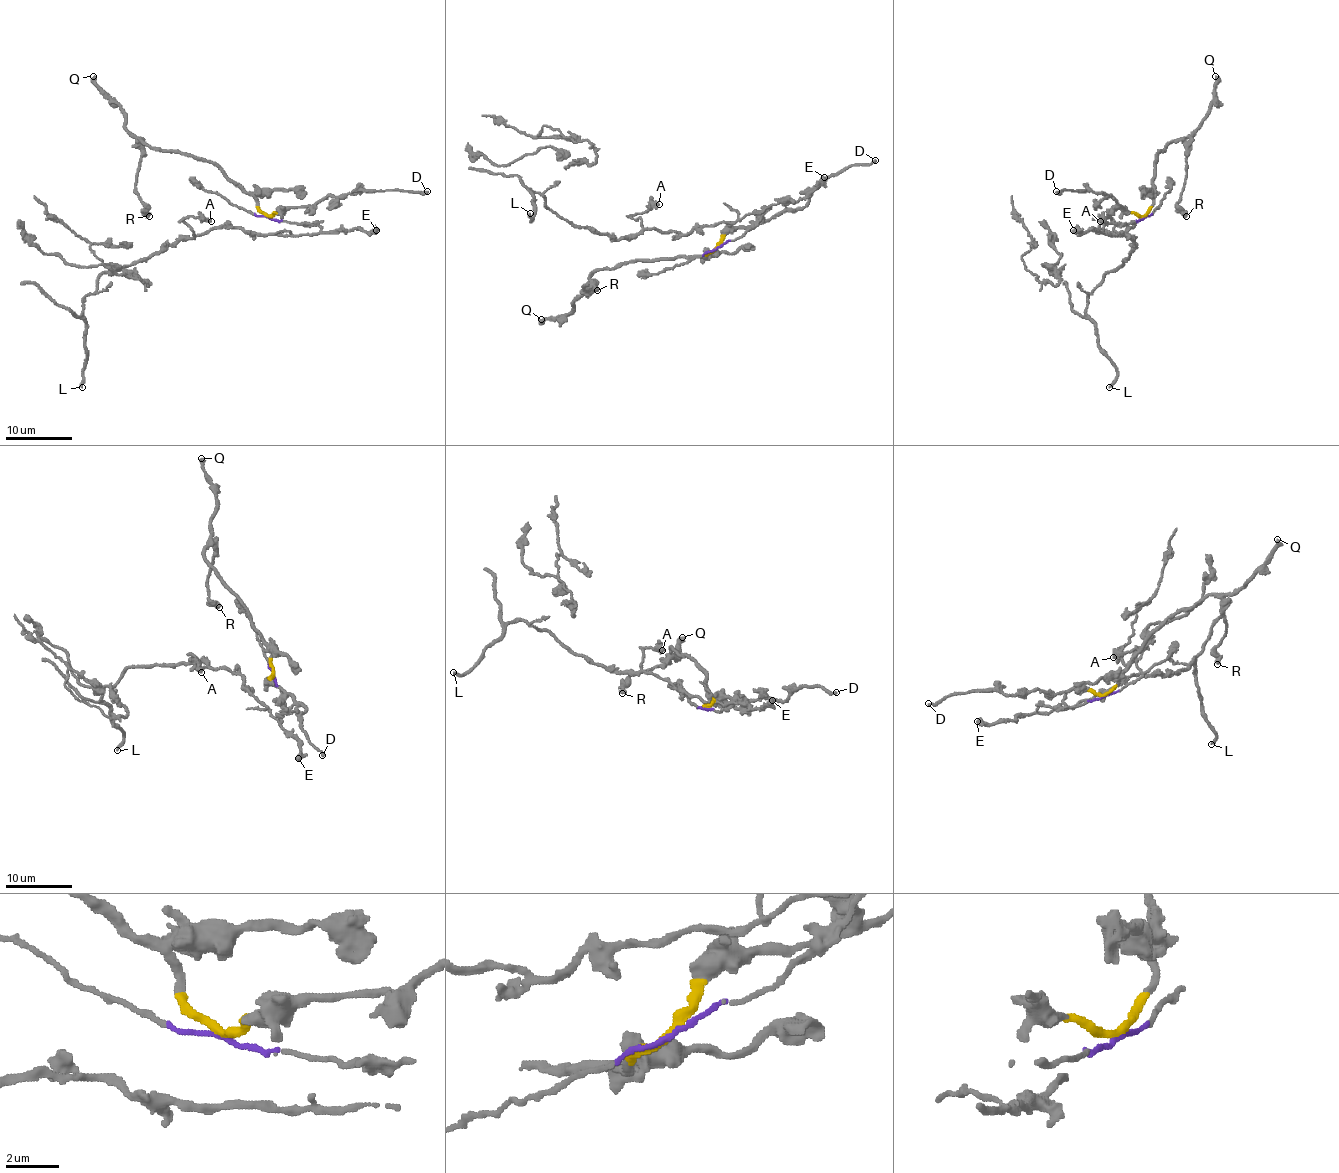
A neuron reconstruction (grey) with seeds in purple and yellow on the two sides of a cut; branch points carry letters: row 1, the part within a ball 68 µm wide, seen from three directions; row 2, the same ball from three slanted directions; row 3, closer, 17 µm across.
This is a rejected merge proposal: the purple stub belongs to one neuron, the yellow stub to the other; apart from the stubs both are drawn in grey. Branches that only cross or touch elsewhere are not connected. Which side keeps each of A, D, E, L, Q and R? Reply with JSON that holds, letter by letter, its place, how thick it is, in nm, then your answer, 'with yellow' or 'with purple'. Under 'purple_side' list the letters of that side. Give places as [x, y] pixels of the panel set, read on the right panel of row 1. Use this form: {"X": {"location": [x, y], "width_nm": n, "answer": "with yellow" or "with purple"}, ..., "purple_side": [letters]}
{"A": {"location": [1100, 221], "width_nm": 480, "answer": "with purple"}, "D": {"location": [1056, 191], "width_nm": 240, "answer": "with yellow"}, "E": {"location": [1073, 230], "width_nm": 600, "answer": "with purple"}, "L": {"location": [1109, 387], "width_nm": 260, "answer": "with purple"}, "Q": {"location": [1215, 76], "width_nm": 480, "answer": "with yellow"}, "R": {"location": [1186, 216], "width_nm": 480, "answer": "with yellow"}, "purple_side": ["A", "E", "L"]}

